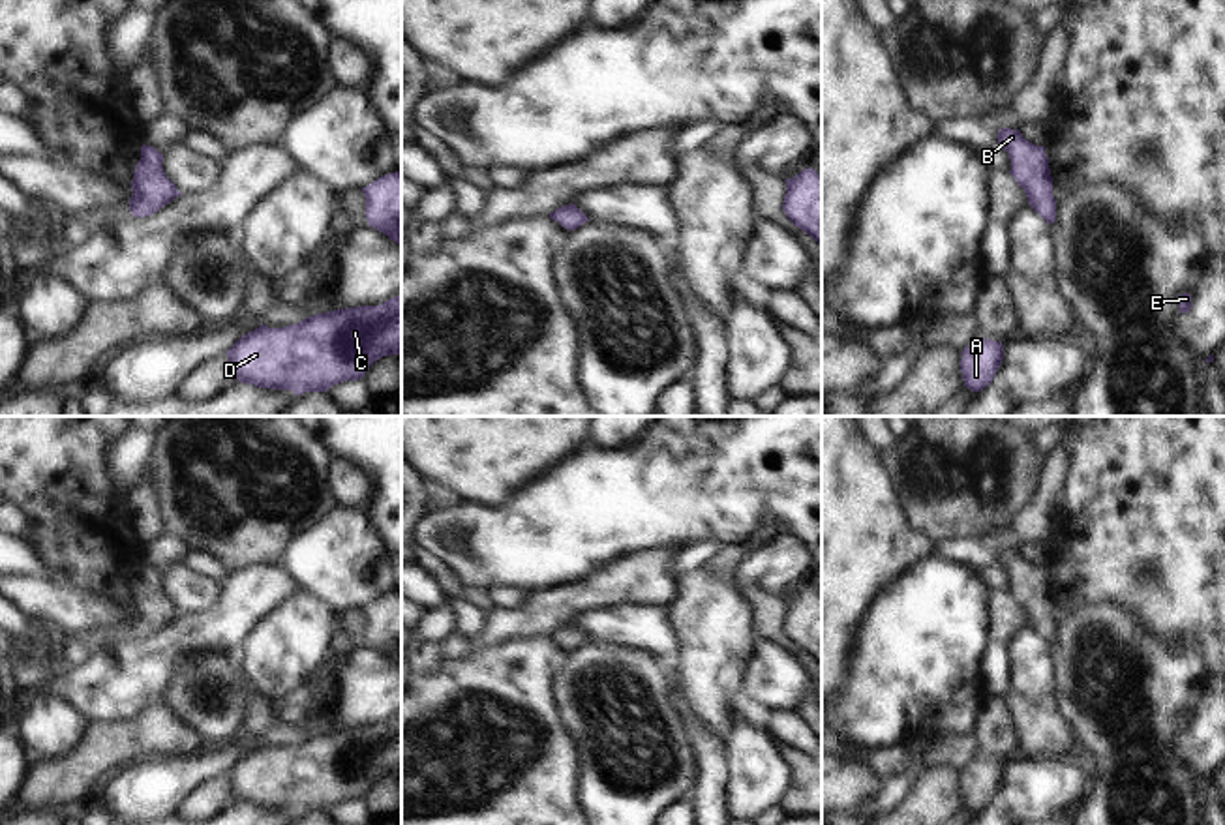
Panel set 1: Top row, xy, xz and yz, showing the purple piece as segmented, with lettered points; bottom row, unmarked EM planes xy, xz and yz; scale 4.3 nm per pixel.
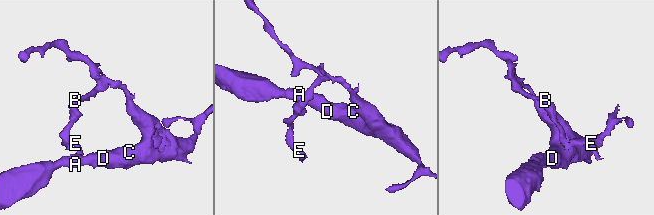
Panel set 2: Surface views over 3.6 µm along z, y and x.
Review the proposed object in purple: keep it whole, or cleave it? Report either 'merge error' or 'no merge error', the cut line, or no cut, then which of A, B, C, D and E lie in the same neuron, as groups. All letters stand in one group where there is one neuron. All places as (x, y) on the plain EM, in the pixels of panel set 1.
no merge error; cut none; groups A B C D E

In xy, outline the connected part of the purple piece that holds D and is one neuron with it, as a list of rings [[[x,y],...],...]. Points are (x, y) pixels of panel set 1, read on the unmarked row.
[[[401,712],[379,726],[317,733],[283,748],[261,744],[227,771],[236,801],[259,808],[291,810],[296,816],[358,801],[373,782],[390,774],[401,774]]]

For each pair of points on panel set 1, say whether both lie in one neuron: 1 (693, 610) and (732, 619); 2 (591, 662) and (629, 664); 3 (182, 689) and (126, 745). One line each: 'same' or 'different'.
1: same
2: same
3: different

